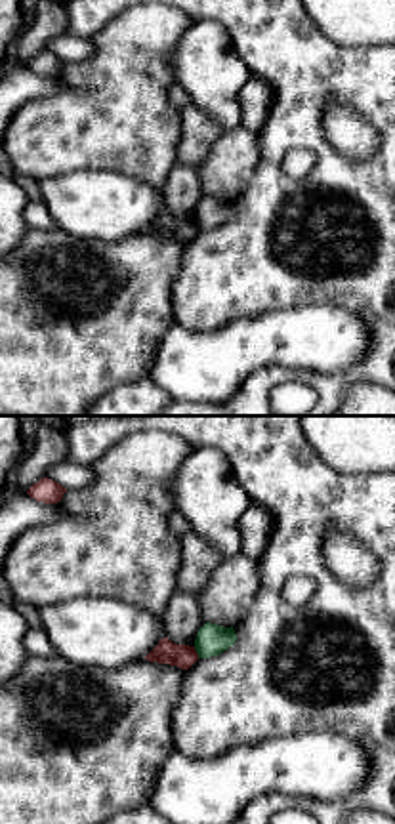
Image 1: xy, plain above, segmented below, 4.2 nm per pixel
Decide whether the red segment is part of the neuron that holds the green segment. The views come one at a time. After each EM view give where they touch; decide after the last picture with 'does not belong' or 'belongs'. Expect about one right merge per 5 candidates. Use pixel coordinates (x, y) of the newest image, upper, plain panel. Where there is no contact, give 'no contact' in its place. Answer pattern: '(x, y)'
(197, 226)

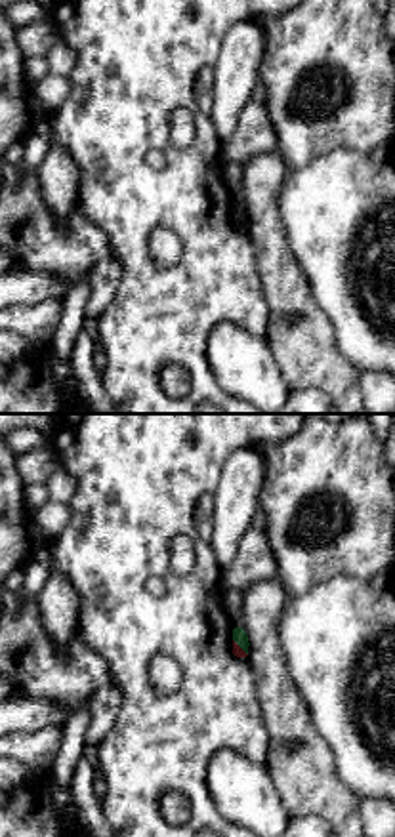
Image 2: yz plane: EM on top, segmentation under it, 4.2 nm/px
(239, 218)

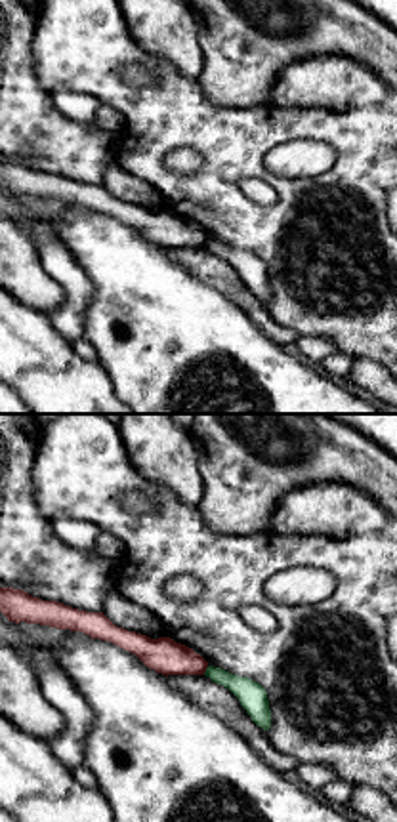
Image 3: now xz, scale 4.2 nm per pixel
(207, 243)

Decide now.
does not belong

